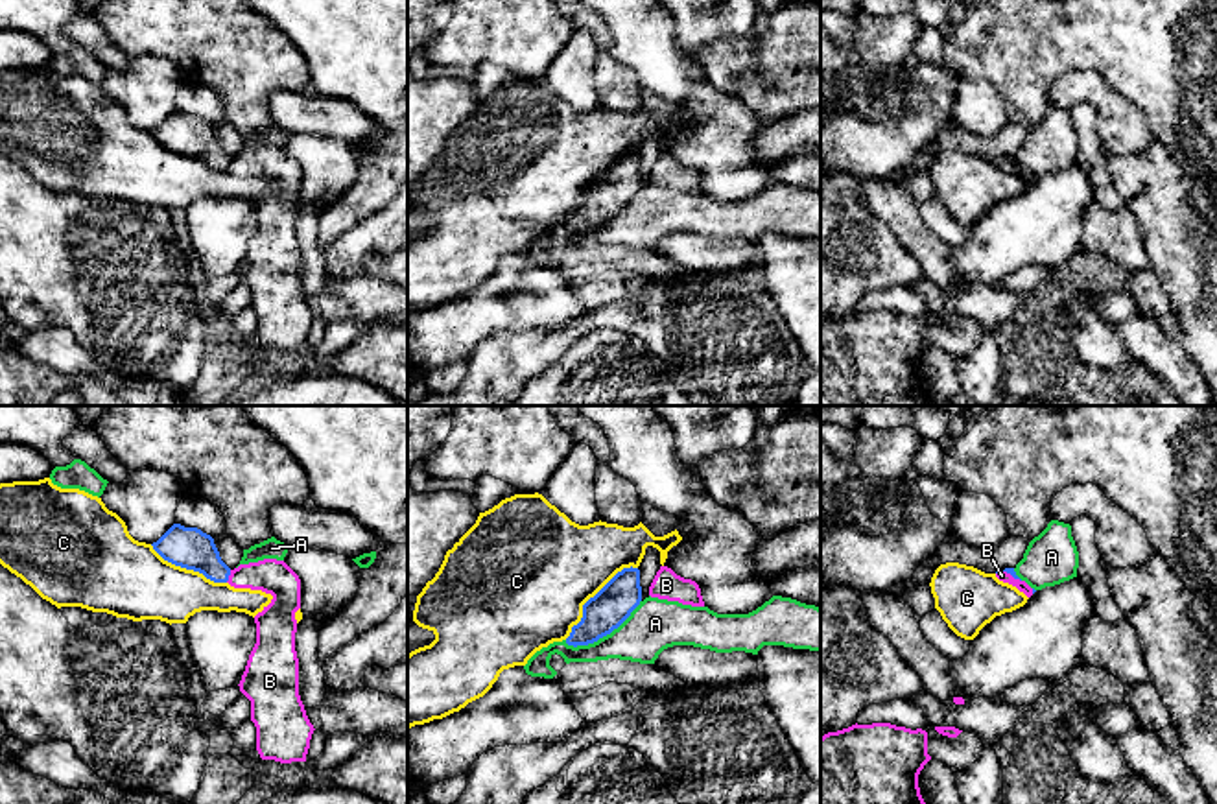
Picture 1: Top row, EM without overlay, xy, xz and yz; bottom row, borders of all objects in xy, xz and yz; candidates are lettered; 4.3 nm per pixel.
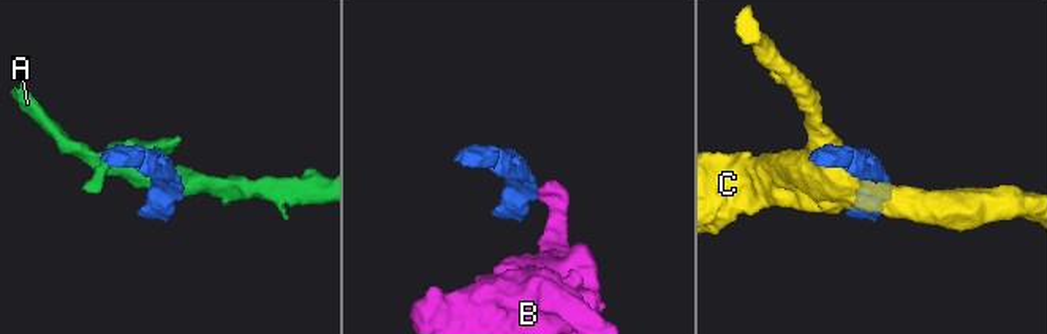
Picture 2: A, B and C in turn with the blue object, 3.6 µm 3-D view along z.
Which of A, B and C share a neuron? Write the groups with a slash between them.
A / B / C

